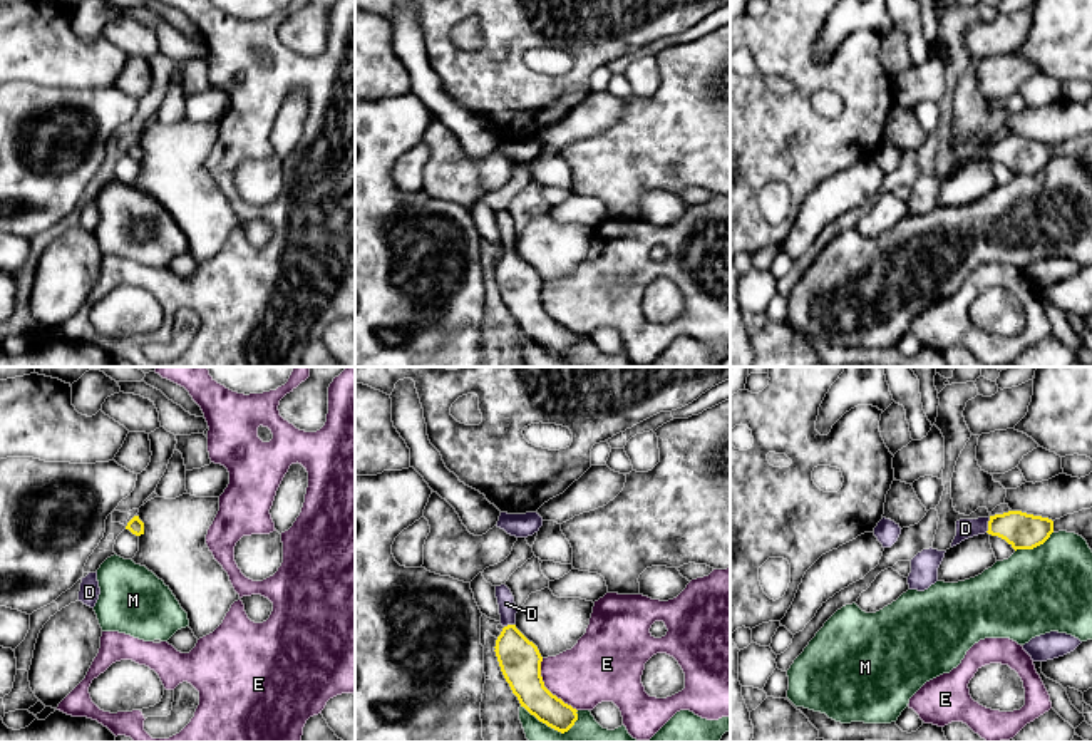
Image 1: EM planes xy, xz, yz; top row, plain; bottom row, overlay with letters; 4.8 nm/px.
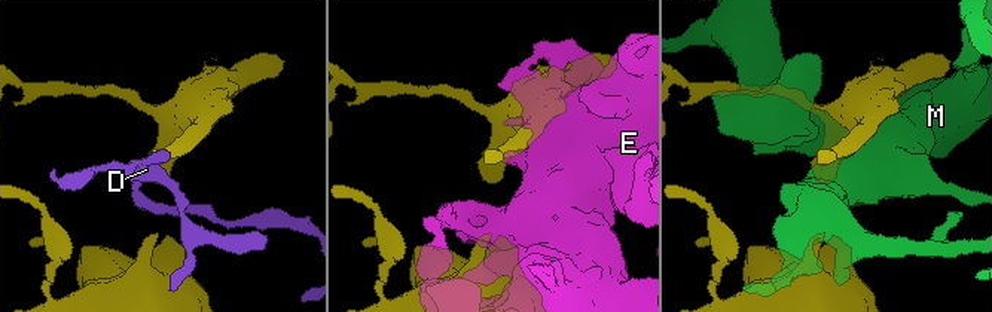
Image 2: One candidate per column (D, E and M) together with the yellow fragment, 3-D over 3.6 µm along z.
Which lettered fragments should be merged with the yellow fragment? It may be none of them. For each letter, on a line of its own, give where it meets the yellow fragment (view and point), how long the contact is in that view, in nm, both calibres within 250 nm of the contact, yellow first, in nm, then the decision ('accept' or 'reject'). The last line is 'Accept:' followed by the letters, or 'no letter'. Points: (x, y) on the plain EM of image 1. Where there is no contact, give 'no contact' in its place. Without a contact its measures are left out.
D: yz (988, 149) | 80 nm | 180/100 nm | accept
E: xz (546, 314) | 300 nm | 200/320 nm | reject
M: yz (1034, 171) | 200 nm | 180/420 nm | reject
Accept: D

